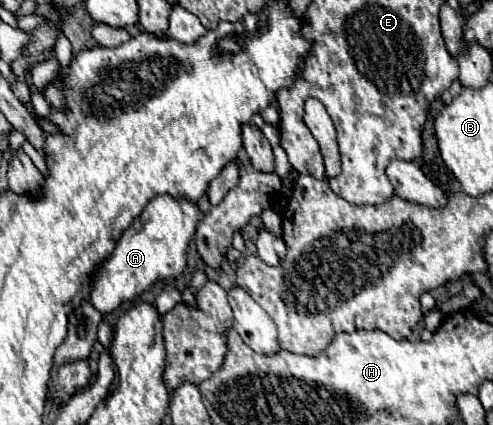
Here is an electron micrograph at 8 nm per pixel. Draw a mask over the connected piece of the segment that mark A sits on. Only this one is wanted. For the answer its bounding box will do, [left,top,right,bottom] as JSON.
[91,194,201,314]

